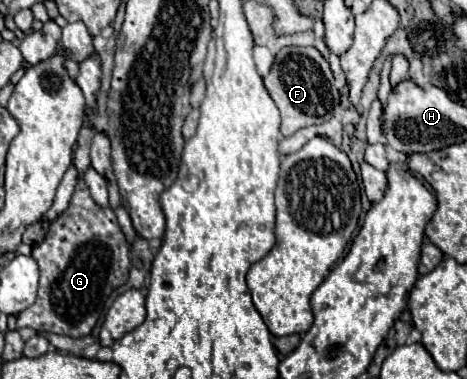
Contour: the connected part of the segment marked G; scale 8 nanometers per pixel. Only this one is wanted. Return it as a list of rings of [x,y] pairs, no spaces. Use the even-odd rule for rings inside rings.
[[[81,179],[75,187],[69,207],[51,223],[47,237],[33,247],[33,259],[39,265],[41,281],[37,301],[17,317],[17,329],[31,327],[39,333],[57,333],[67,337],[85,337],[99,321],[109,293],[123,285],[129,275],[131,245],[127,243],[113,209],[95,205]]]

